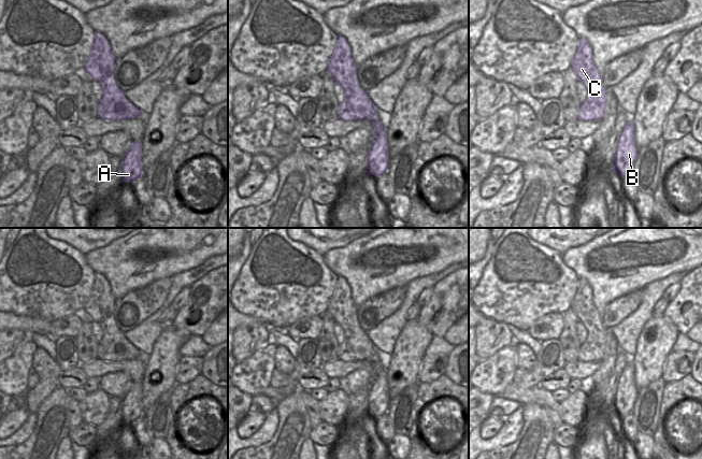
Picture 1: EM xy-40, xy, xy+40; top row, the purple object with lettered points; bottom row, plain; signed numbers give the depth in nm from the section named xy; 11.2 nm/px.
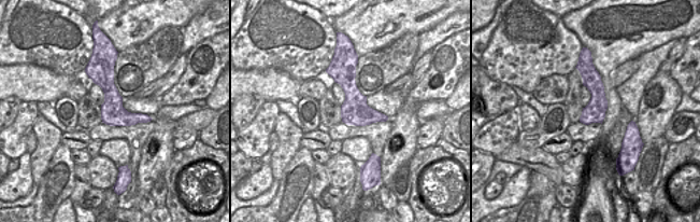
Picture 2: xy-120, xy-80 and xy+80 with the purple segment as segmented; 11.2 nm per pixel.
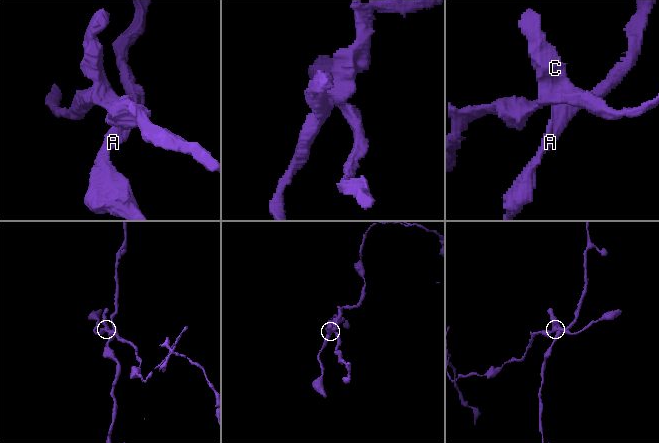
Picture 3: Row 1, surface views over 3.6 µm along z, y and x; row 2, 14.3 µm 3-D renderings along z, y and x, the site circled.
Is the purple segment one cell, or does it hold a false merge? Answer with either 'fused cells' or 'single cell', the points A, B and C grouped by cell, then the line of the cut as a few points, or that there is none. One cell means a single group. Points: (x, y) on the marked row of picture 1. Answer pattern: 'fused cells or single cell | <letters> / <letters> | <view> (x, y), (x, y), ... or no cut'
fused cells | A B / C | xy (377, 119), (373, 122)

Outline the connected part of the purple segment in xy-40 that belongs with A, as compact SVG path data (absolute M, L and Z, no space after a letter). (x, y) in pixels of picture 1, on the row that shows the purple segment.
M135 141L121 157L121 183L133 184L143 174L142 141Z

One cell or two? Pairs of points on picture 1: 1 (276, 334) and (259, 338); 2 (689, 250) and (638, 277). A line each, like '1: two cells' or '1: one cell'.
1: two cells
2: one cell

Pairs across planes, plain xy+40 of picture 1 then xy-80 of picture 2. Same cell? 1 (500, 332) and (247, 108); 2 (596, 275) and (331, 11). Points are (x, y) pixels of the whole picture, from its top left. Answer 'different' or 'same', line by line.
1: same
2: different

